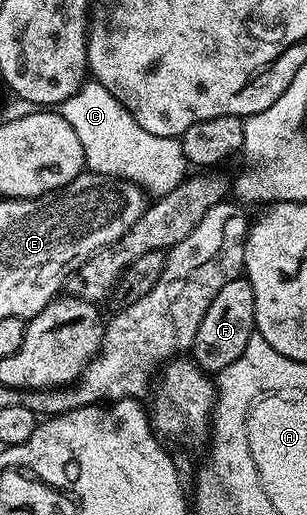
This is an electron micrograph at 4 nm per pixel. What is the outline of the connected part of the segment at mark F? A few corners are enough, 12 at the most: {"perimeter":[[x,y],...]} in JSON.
{"perimeter":[[225,282],[190,359],[208,374],[237,362],[256,331],[253,286]]}

